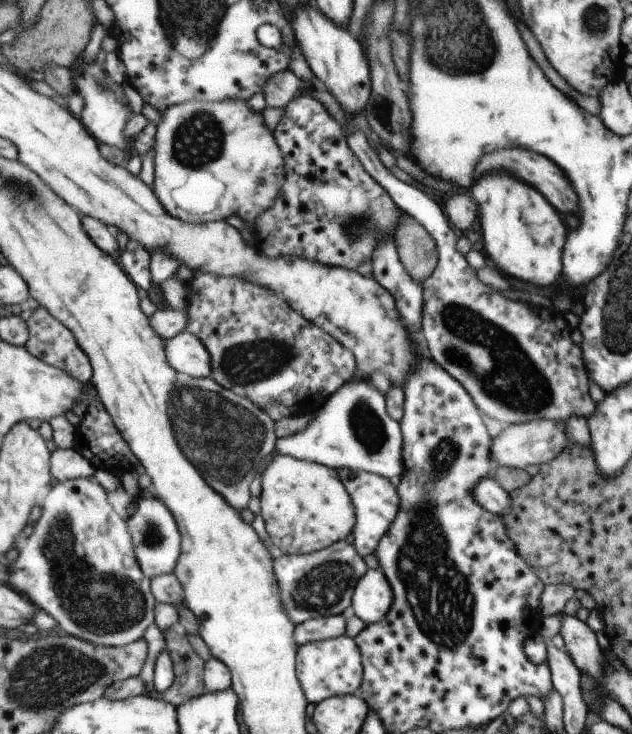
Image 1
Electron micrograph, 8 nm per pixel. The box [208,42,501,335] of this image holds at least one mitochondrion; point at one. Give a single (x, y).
(418, 247)

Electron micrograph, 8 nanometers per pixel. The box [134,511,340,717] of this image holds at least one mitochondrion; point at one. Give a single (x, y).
(152, 538)

